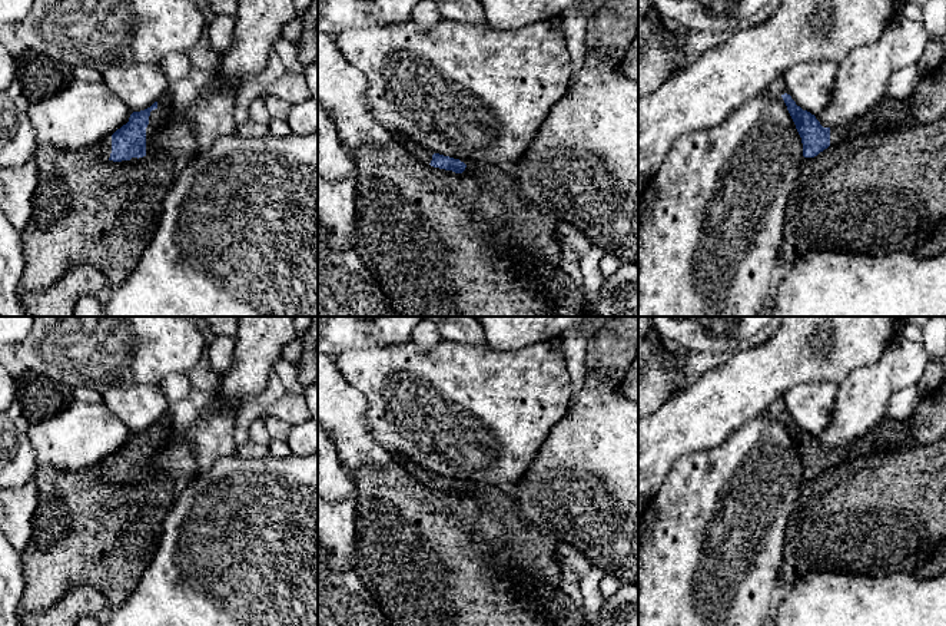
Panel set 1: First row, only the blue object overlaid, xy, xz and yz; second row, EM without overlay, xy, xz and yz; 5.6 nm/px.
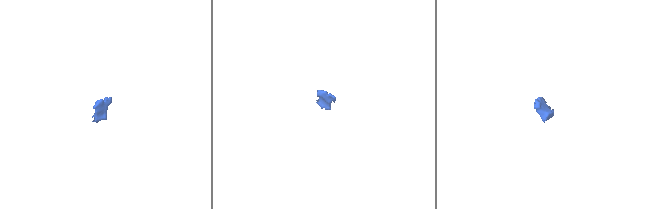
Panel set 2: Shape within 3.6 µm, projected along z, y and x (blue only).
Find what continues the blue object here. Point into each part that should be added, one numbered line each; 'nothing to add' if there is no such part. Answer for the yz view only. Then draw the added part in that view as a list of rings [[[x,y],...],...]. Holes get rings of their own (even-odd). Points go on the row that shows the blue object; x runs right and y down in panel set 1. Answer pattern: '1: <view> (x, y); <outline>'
1: yz (837, 133); [[[843,126],[830,127],[830,146],[834,146],[847,136],[847,130]]]

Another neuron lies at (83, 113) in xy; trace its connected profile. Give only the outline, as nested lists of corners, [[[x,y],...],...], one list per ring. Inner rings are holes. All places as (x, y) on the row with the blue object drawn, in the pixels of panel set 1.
[[[73,80],[64,90],[40,99],[27,110],[36,129],[37,145],[52,145],[60,149],[80,149],[96,145],[129,122],[133,110],[120,100],[103,82],[86,83]]]

